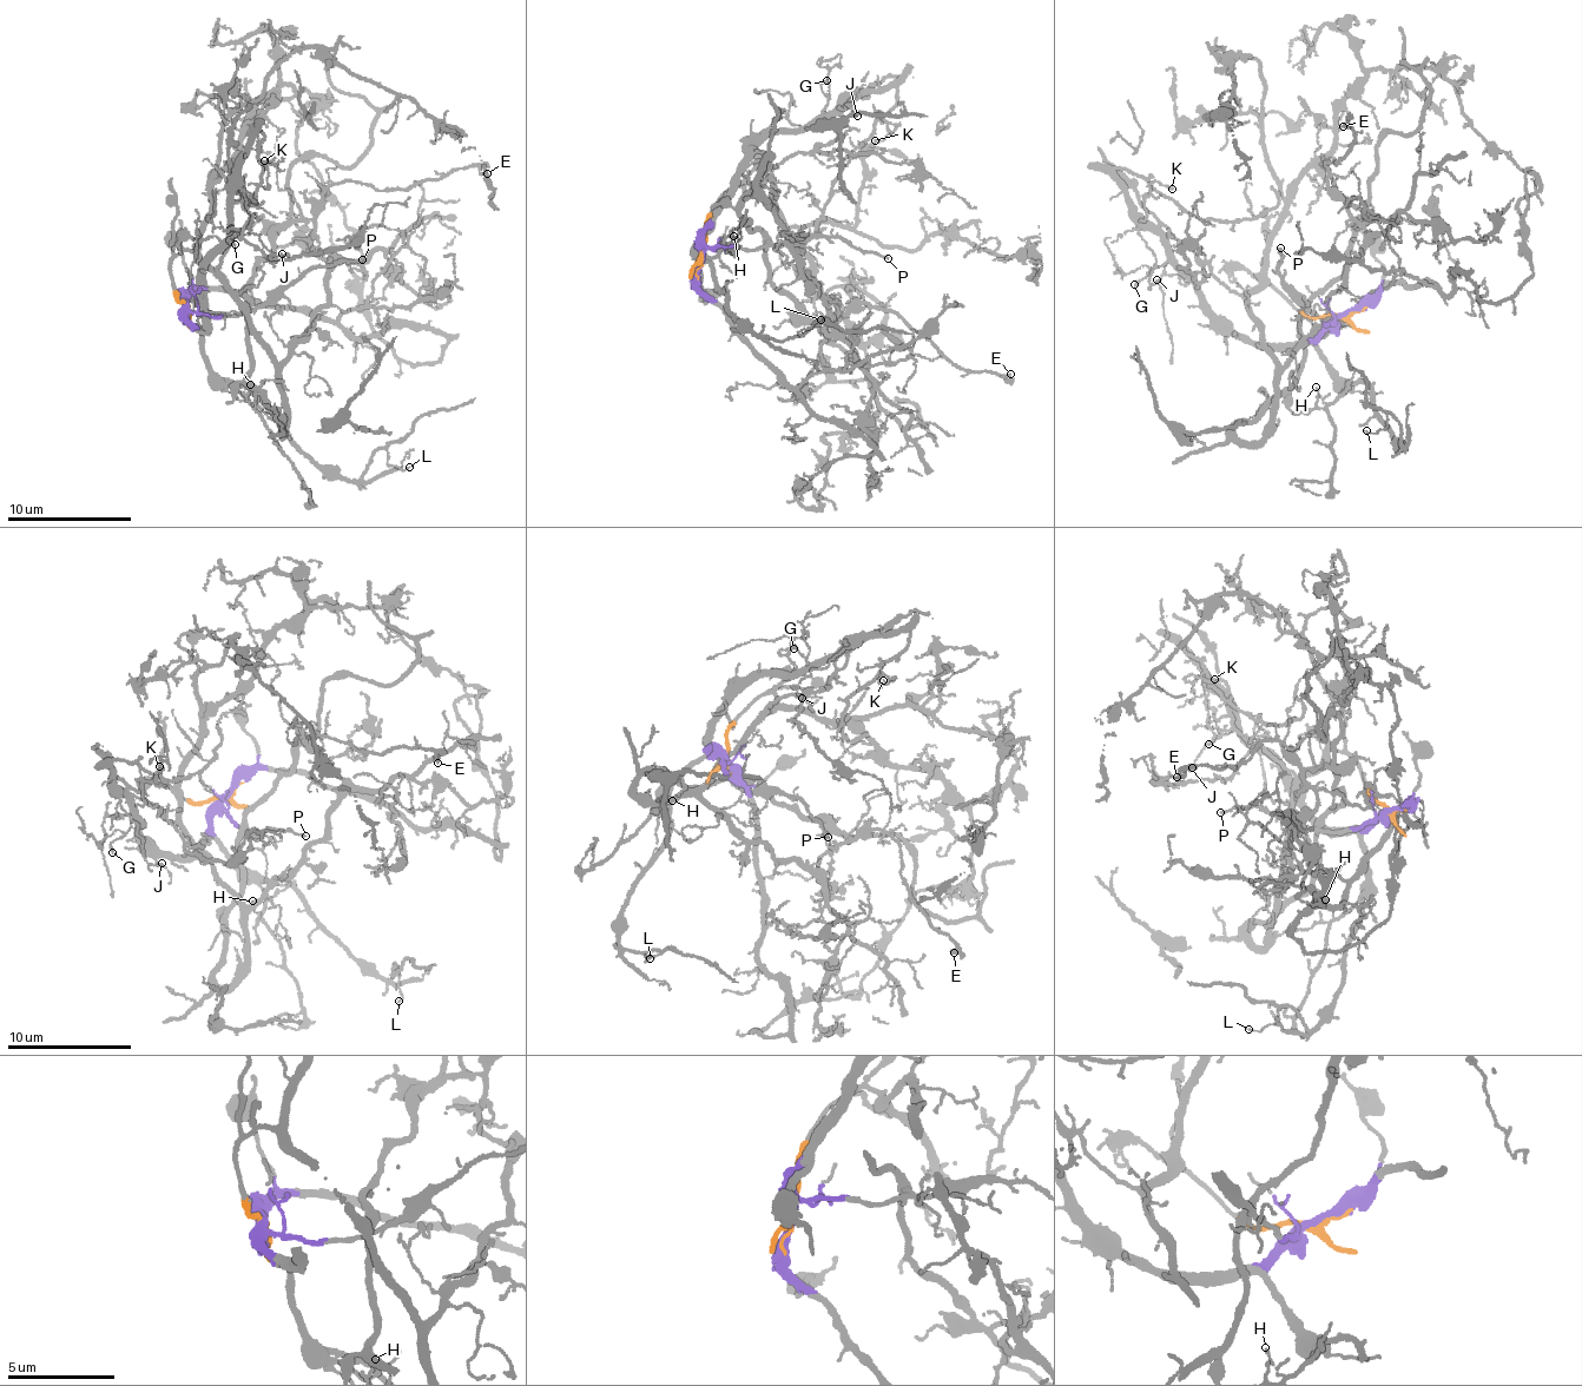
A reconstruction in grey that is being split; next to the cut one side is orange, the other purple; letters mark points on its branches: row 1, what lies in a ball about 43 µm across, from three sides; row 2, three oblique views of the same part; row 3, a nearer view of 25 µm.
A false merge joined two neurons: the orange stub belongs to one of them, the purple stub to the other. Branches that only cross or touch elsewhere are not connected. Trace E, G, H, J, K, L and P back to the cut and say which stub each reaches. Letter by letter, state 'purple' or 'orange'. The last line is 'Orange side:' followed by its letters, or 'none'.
E: orange
G: purple
H: purple
J: purple
K: purple
L: purple
P: purple
Orange side: E

